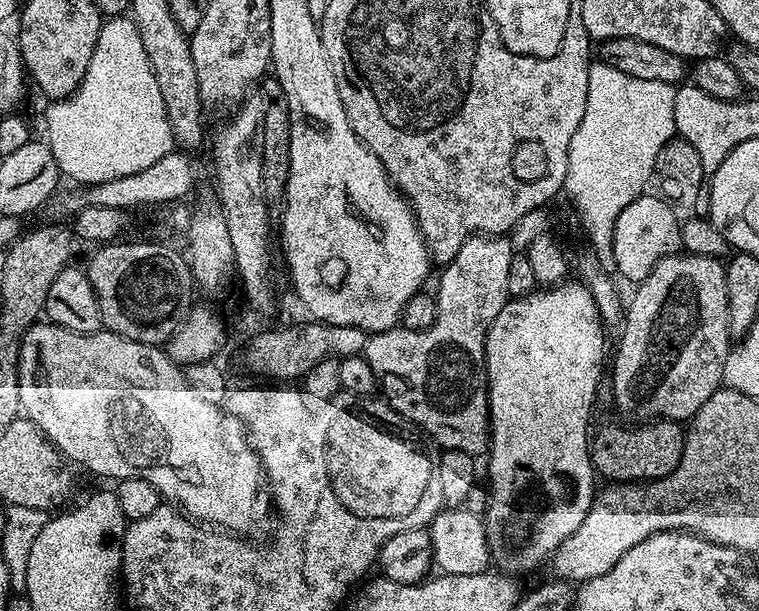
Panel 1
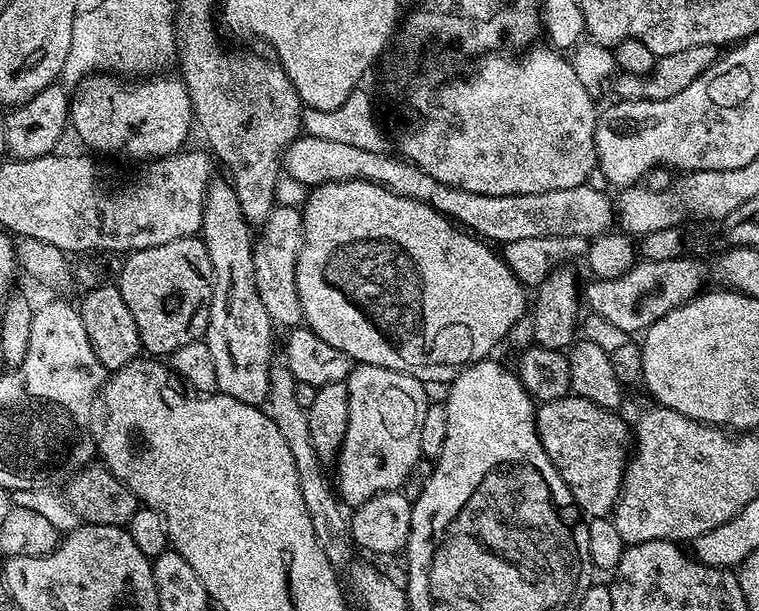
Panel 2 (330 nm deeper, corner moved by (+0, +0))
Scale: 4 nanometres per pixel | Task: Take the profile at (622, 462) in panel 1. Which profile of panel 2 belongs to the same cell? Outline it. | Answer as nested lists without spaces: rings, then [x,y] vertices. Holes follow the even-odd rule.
[[[569,394],[561,400],[546,400],[537,407],[536,429],[550,462],[558,470],[562,482],[570,490],[581,513],[588,518],[608,518],[613,515],[620,491],[626,479],[630,463],[630,449],[634,444],[634,432],[619,411],[603,408],[586,398]]]

